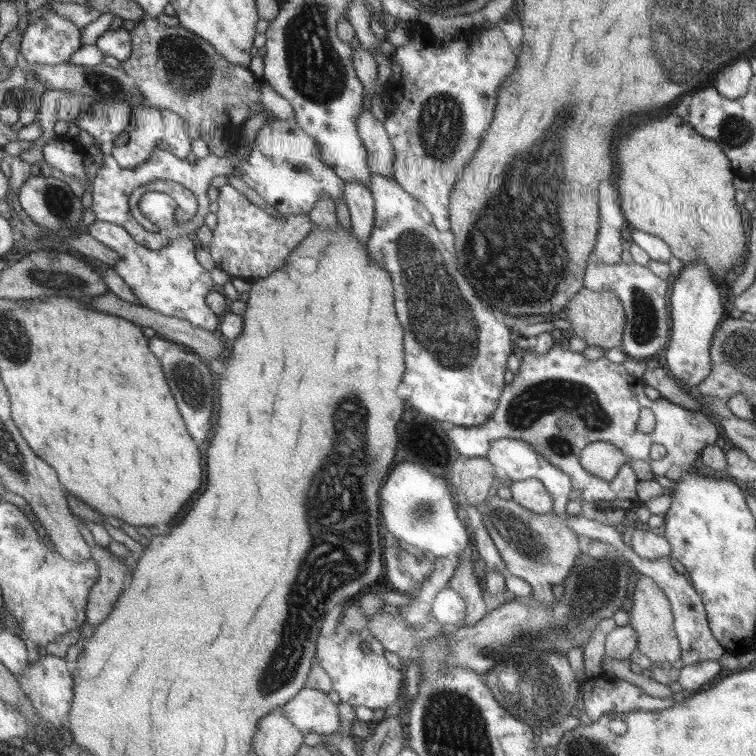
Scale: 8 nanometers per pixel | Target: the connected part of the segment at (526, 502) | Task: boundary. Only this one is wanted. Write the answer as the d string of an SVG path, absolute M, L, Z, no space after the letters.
M536 478L509 483L512 501L523 505L531 512L541 515L551 512L555 506L555 498L548 493L544 483Z

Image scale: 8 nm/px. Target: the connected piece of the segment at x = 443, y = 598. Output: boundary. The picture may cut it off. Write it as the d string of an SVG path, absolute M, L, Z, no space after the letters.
M446 586L432 599L432 615L440 623L460 625L466 617L465 600L450 586Z

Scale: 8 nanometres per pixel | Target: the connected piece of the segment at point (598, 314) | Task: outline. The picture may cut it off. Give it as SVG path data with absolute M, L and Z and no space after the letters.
M584 287L571 303L568 303L566 320L574 330L572 336L579 336L587 346L600 346L605 351L622 346L626 315L622 303L614 292L593 292Z

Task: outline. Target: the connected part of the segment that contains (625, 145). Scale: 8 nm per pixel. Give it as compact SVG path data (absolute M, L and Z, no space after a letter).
M666 114L662 118L656 118L656 120L648 120L644 124L640 124L638 128L634 128L632 132L628 132L620 142L618 142L616 148L616 178L618 178L617 191L619 192L619 204L624 215L624 218L630 222L630 227L633 229L639 229L647 234L656 236L661 240L664 240L668 247L671 249L671 254L679 259L682 263L698 263L703 261L704 265L708 265L711 268L711 272L715 274L716 279L722 280L722 283L730 282L737 274L732 274L732 270L736 266L742 266L742 262L746 264L746 258L748 257L748 240L746 238L746 226L745 216L742 216L742 206L736 204L736 198L734 198L734 184L732 180L736 178L734 172L732 172L731 159L723 151L723 147L719 144L719 141L709 139L702 136L699 132L696 132L690 124L678 120L678 115Z

